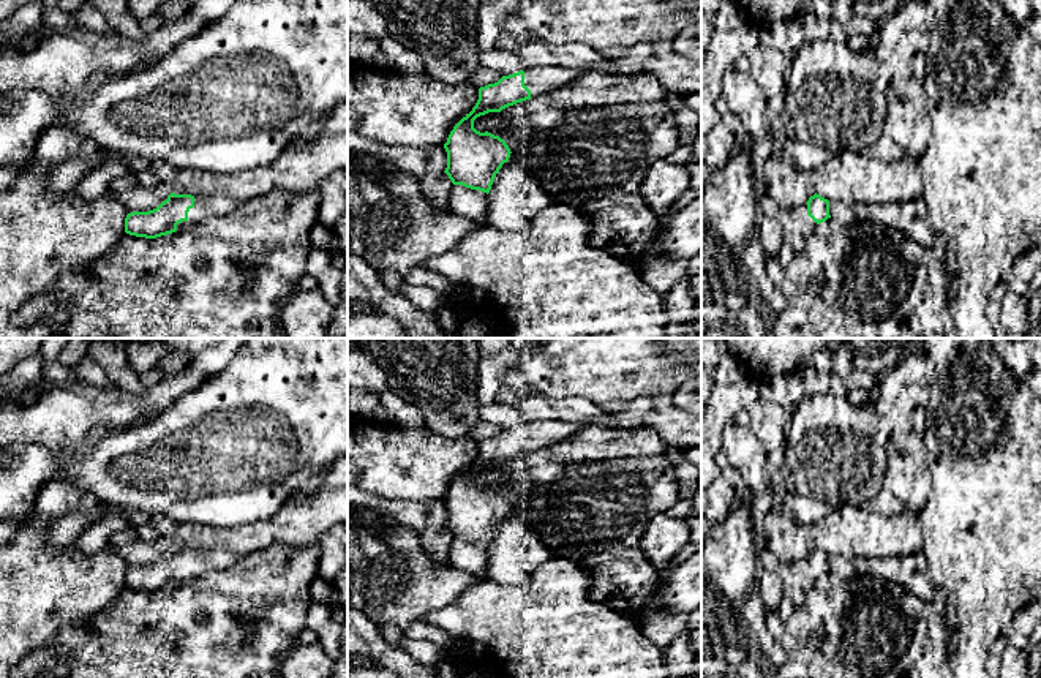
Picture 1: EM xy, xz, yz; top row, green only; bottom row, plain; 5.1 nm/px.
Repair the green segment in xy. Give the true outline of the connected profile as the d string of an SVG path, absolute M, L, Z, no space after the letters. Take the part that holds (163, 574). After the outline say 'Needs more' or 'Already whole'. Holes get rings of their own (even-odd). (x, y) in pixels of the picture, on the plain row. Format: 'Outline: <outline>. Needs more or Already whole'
Outline: M171 547L156 563L131 566L125 572L125 586L136 591L156 593L212 571L223 571L239 556L224 550L191 550Z. Needs more

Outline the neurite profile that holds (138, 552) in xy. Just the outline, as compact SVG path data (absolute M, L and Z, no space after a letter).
M158 537L153 542L136 539L130 544L115 547L115 553L122 556L128 567L148 566L156 563L171 548L169 539Z

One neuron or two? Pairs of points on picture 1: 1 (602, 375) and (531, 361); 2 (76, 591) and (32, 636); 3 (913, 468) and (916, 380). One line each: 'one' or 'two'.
1: one
2: one
3: one

